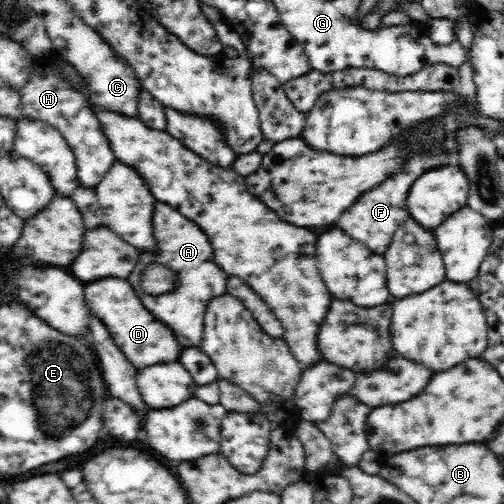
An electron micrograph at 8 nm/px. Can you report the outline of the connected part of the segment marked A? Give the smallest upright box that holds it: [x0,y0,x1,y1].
[128,201,229,346]

